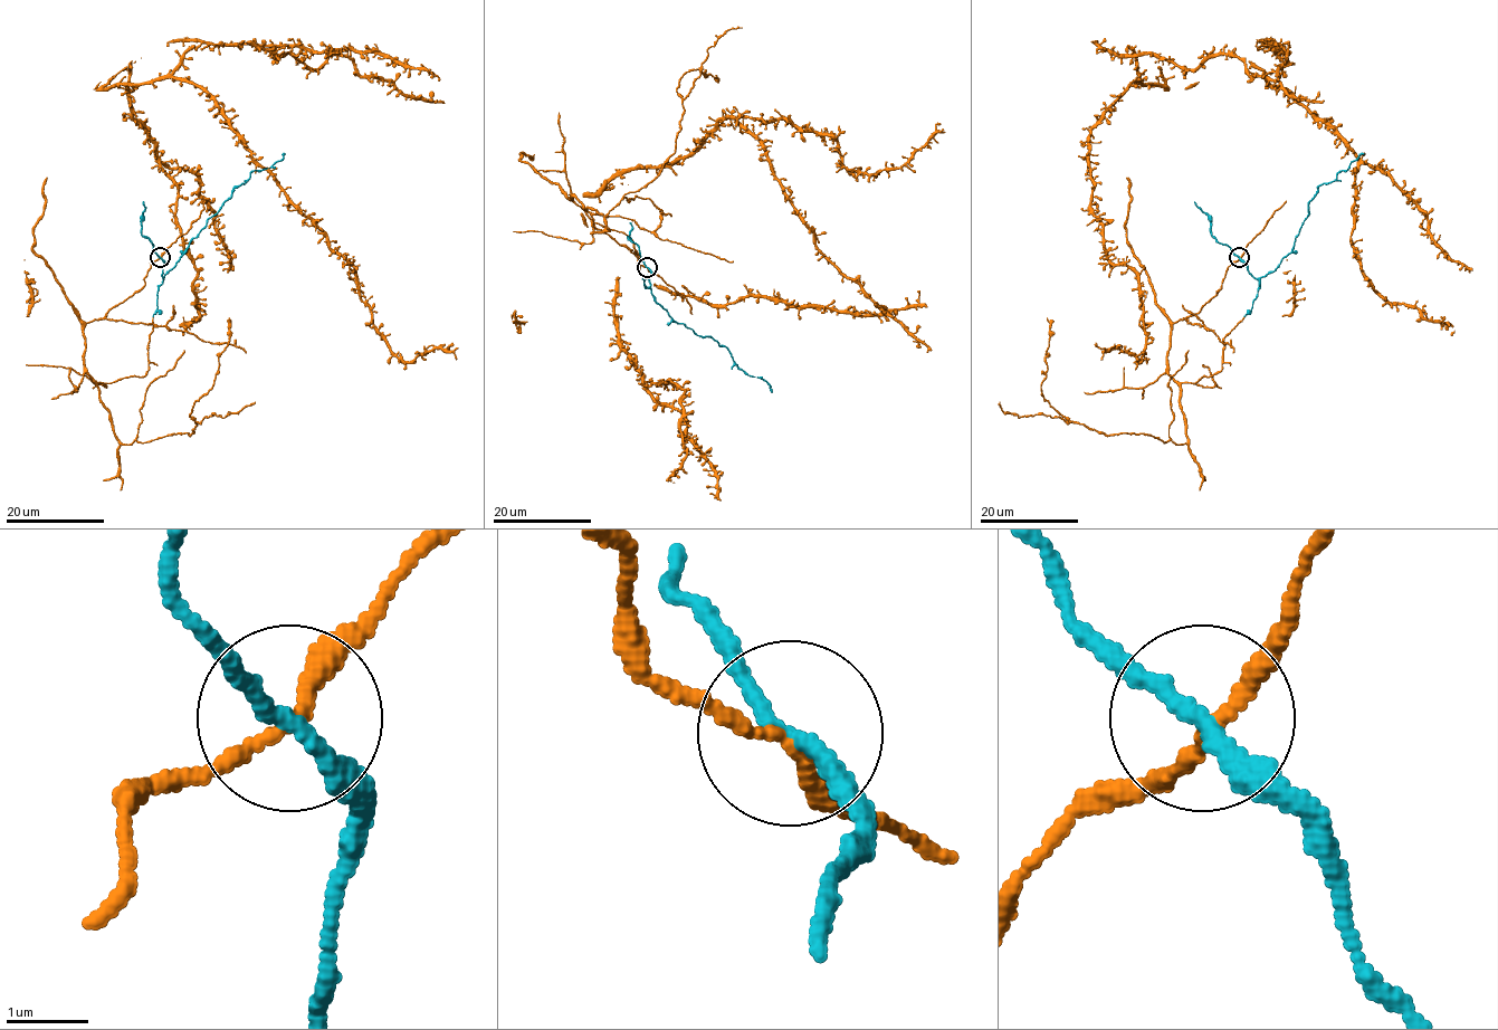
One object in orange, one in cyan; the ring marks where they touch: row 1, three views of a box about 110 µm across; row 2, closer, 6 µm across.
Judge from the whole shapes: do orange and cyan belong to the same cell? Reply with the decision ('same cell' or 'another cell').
same cell

